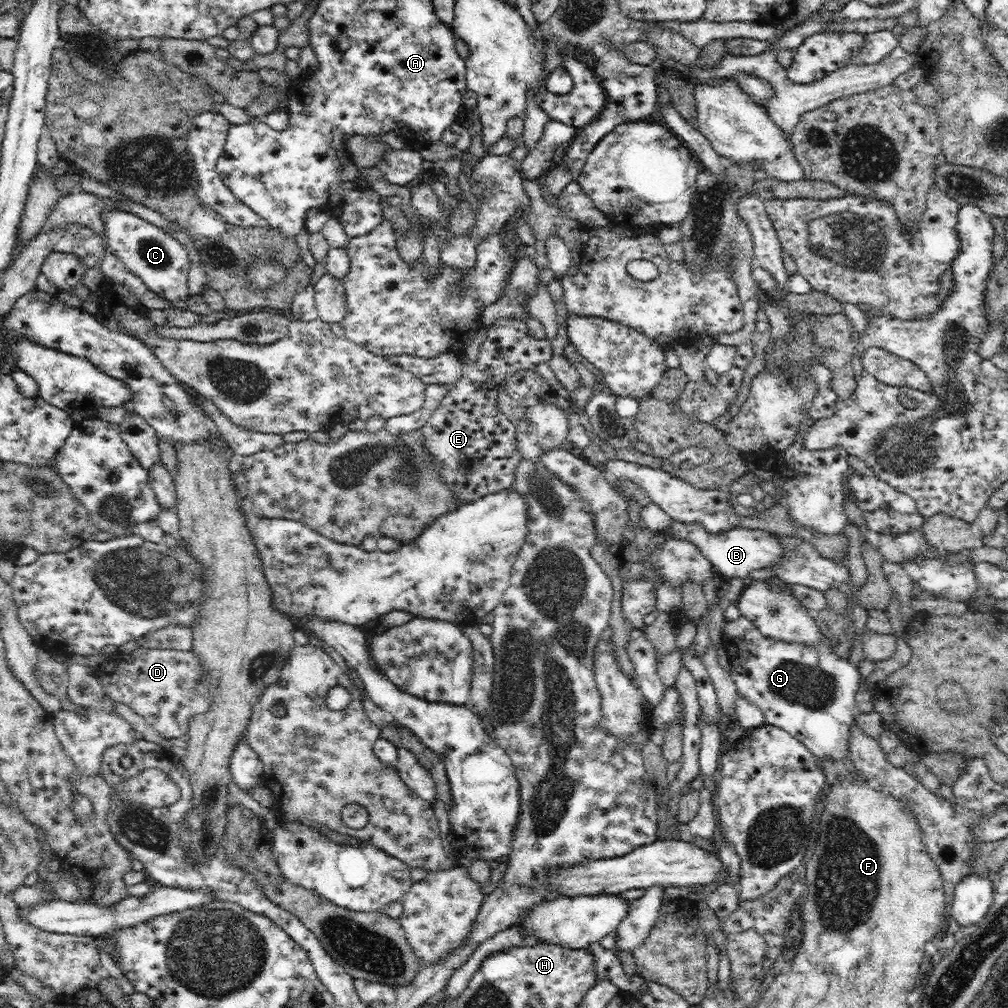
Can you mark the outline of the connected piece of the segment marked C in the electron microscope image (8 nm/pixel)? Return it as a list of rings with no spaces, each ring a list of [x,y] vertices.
[[[108,205],[101,210],[101,219],[104,223],[107,246],[111,248],[112,253],[117,256],[121,264],[140,277],[152,292],[168,300],[177,310],[184,310],[190,298],[187,284],[193,260],[186,248],[163,229],[136,214],[124,209],[108,210],[110,210]]]

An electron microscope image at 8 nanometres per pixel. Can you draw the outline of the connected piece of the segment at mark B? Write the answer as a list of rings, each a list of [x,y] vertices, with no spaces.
[[[672,521],[664,533],[668,538],[692,541],[702,551],[704,557],[710,560],[714,568],[730,579],[736,577],[746,578],[750,572],[754,572],[758,568],[766,568],[770,564],[776,564],[784,556],[784,547],[782,547],[780,539],[774,533],[768,532],[768,530],[747,529],[736,526],[714,534],[708,532],[701,522],[684,524],[680,521]]]

